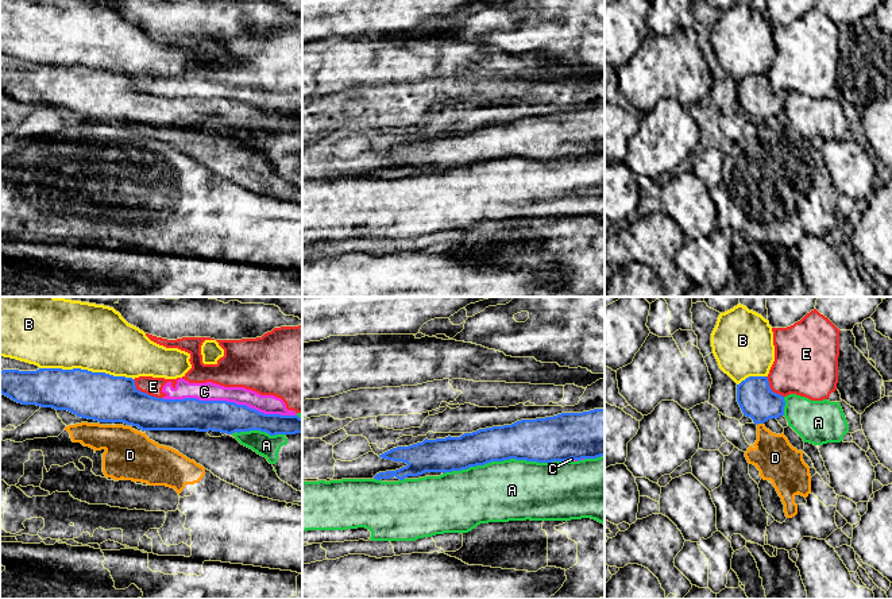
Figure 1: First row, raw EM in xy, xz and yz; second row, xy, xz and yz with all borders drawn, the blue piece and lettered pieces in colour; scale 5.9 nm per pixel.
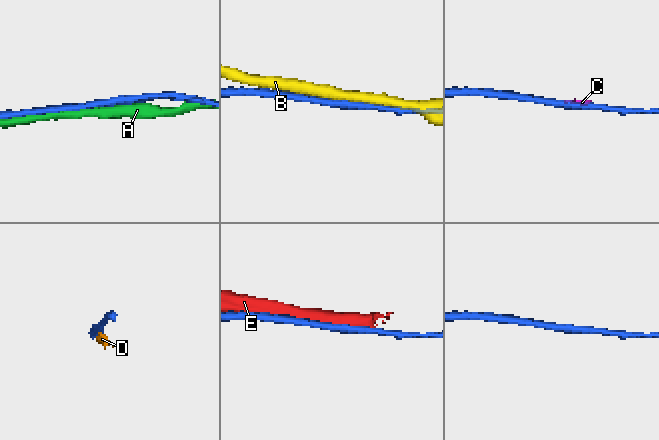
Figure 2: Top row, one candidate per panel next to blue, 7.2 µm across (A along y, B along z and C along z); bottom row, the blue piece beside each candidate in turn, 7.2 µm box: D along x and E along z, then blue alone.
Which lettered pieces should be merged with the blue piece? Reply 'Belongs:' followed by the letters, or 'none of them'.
Belongs: none of them

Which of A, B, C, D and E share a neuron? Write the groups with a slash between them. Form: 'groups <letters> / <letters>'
groups A / B / C E / D

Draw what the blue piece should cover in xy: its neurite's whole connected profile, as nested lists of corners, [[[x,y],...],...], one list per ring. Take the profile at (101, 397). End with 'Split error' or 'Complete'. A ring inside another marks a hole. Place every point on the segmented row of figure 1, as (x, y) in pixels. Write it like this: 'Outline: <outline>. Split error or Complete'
Outline: [[[81,368],[3,370],[0,393],[22,405],[67,410],[99,422],[124,422],[146,432],[302,433],[298,416],[264,414],[227,401],[157,398],[139,391],[132,378]]]. Complete

